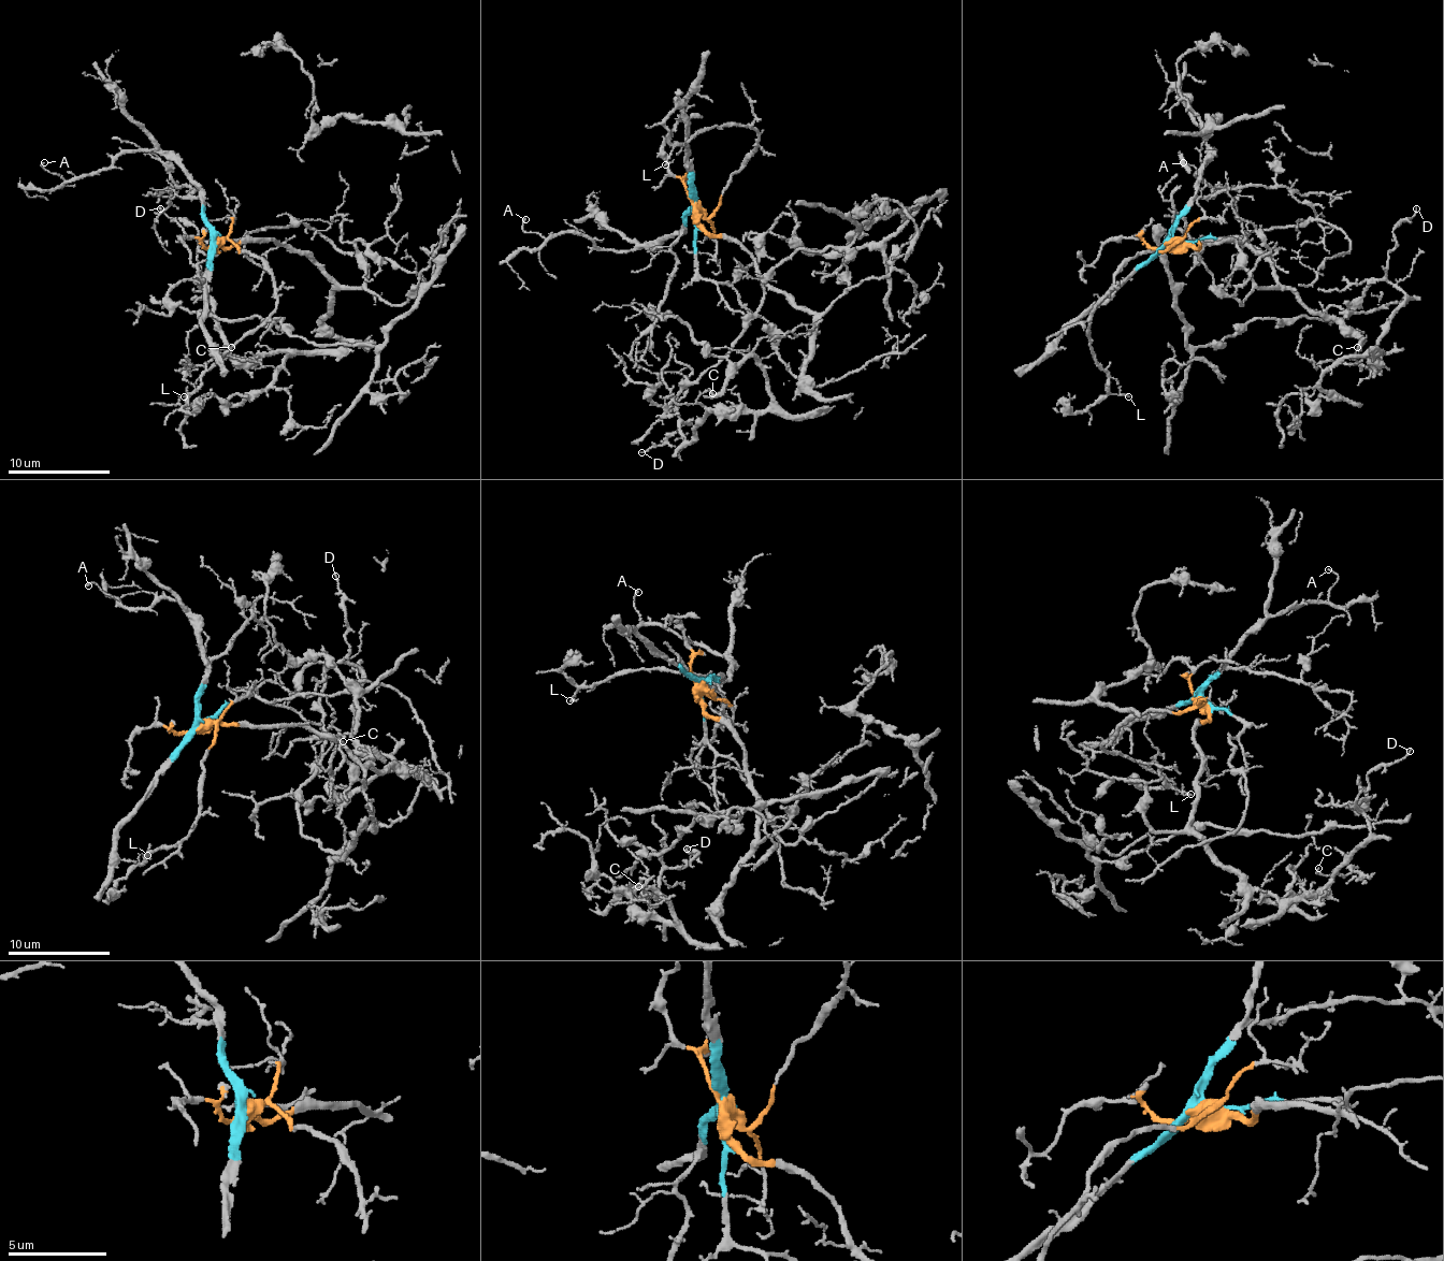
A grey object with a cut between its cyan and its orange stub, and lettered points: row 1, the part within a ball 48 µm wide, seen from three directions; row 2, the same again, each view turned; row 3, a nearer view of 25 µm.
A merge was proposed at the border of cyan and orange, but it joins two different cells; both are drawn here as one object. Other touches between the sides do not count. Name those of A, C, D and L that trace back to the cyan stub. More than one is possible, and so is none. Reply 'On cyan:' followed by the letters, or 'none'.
On cyan: A

